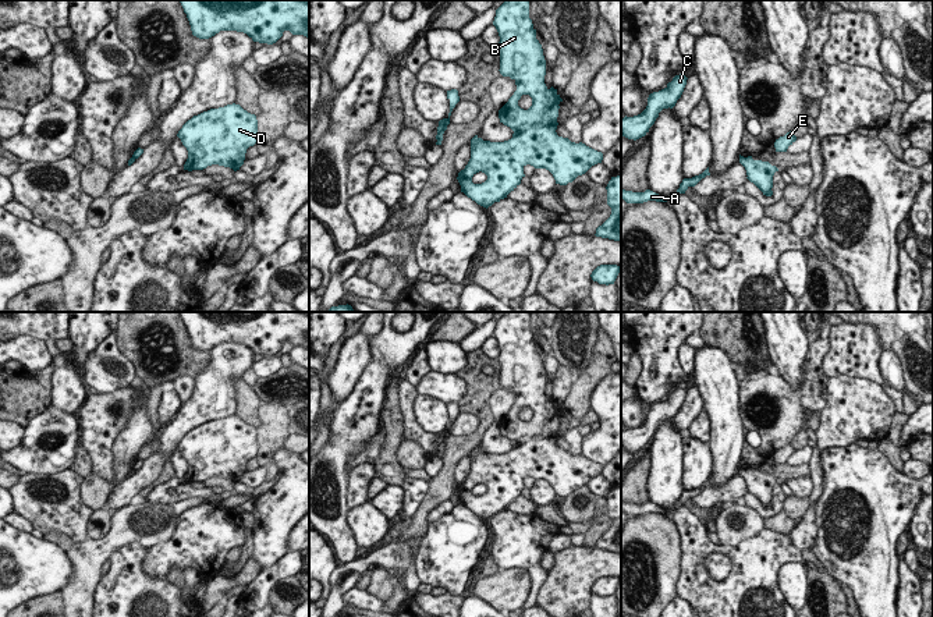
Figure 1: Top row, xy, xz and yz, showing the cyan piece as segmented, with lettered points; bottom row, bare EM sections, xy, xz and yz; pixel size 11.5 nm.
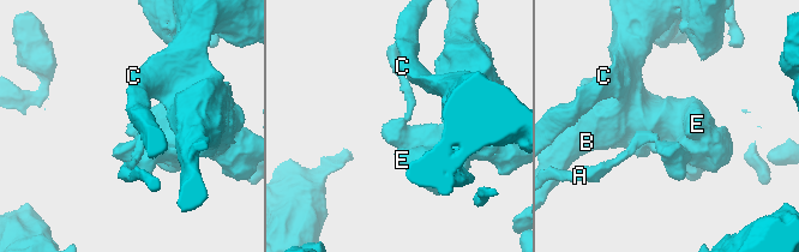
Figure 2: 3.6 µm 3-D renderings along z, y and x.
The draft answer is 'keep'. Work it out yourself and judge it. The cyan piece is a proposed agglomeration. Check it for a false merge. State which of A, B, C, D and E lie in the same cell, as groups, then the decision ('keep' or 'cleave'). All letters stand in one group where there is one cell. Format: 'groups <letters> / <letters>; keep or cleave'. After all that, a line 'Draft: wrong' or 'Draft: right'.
groups A / B C D E; cleave
Draft: wrong

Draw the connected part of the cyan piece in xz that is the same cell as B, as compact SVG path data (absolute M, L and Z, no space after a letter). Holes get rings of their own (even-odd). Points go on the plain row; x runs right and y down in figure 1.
M504 312L496 322L493 337L500 348L497 357L500 364L499 383L503 389L514 391L517 397L514 407L499 422L499 430L500 435L510 439L514 446L511 451L504 454L483 453L475 447L471 451L471 471L457 489L461 504L486 521L494 514L507 510L507 507L521 496L521 492L525 489L524 479L526 476L535 481L549 482L556 496L567 497L603 472L602 464L582 454L571 454L568 450L558 448L556 444L558 437L558 416L563 411L557 405L557 401L553 398L549 401L544 396L546 372L542 357L536 351L536 341L529 330L529 312ZM522 407L532 409L532 418L528 422L518 418L518 412ZM479 483L485 485L487 492L482 496L473 496L472 489Z

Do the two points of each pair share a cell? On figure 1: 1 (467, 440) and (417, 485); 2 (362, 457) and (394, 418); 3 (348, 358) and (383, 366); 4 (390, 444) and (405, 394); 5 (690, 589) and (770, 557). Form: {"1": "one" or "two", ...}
{"1": "two", "2": "two", "3": "two", "4": "two", "5": "one"}

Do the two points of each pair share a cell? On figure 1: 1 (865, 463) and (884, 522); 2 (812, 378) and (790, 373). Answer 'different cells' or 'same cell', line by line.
1: same cell
2: different cells

